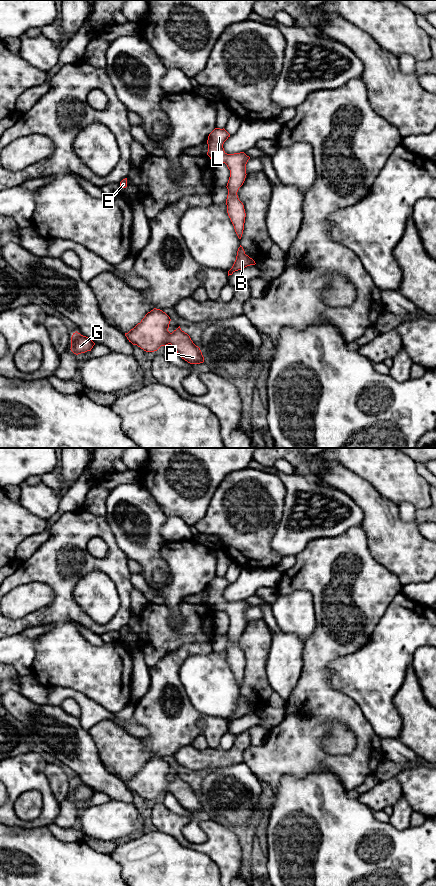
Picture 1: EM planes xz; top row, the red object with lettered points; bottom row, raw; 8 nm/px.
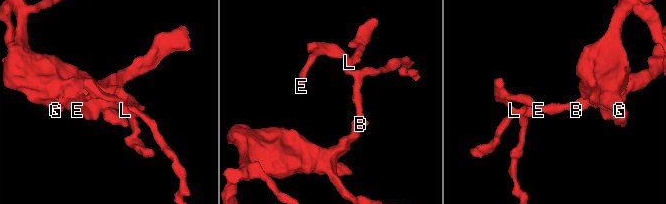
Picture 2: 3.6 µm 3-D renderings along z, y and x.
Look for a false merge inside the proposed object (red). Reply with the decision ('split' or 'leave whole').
leave whole

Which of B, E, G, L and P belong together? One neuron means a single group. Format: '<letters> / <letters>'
B E G L P

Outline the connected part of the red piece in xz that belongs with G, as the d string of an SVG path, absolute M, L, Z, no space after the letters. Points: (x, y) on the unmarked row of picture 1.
M77 779L73 781L71 785L71 799L78 803L81 801L85 801L87 799L91 799L95 791L86 784L81 783Z

